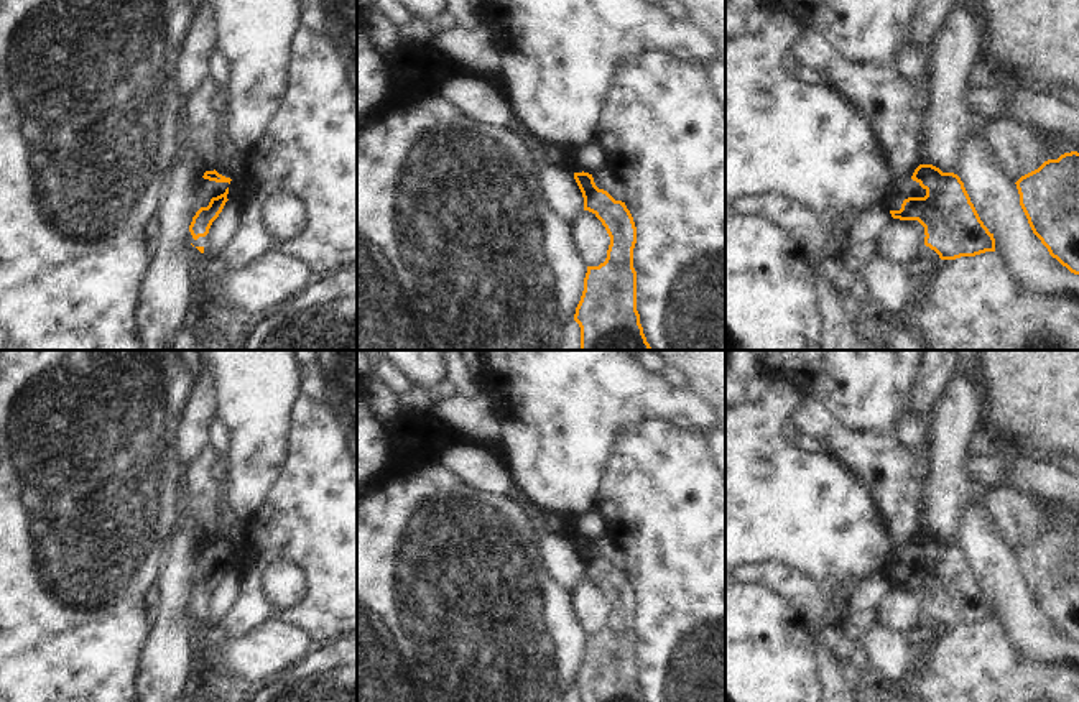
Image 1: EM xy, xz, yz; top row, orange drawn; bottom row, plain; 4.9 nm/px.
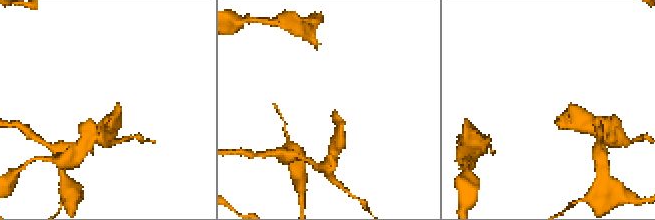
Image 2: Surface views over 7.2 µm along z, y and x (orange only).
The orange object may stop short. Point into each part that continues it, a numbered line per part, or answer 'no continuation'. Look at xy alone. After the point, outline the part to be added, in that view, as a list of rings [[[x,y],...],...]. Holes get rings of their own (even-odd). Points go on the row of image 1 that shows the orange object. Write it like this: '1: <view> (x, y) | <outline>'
1: xy (203, 189) | [[[197,176],[191,189],[191,199],[184,217],[168,224],[168,227],[174,230],[169,235],[171,242],[186,242],[188,245],[192,243],[194,247],[204,247],[206,237],[194,240],[189,232],[192,217],[201,207],[207,207],[212,197],[224,194],[229,186],[229,182],[215,182]]]

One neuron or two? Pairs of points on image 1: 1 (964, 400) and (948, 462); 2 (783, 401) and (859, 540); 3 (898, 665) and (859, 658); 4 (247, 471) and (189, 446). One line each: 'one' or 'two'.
1: one
2: one
3: two
4: two

